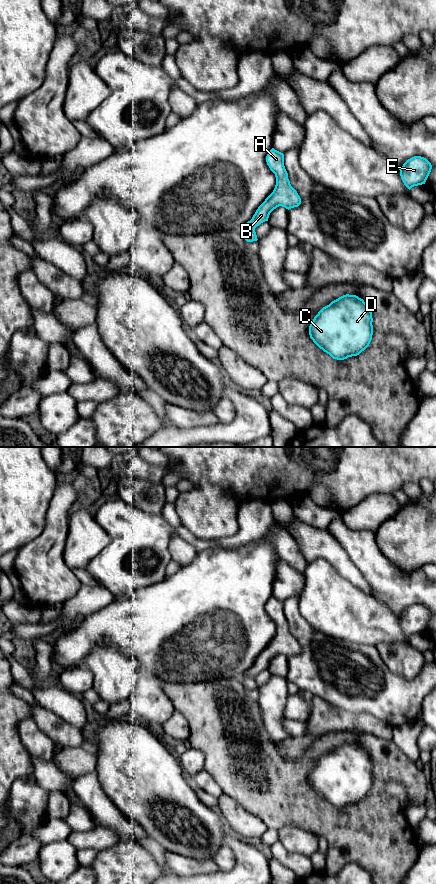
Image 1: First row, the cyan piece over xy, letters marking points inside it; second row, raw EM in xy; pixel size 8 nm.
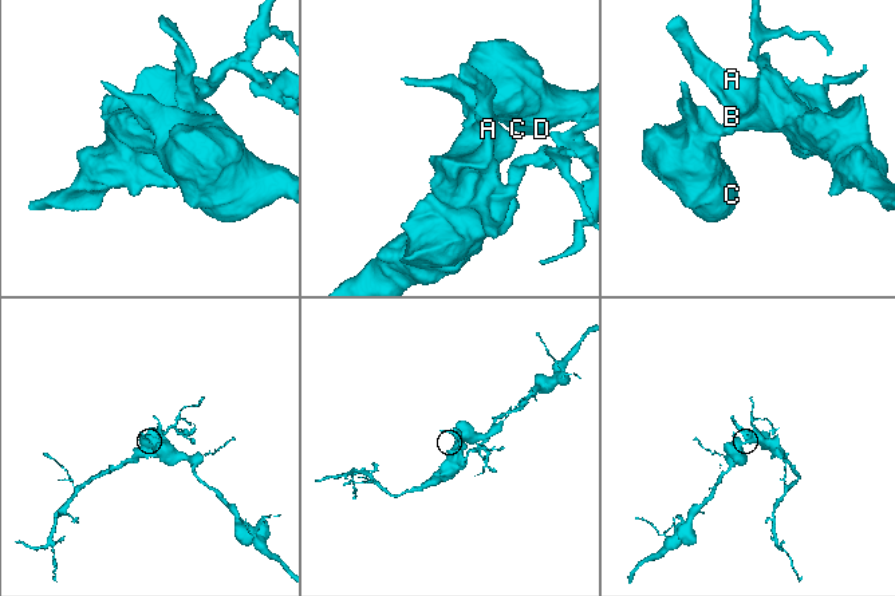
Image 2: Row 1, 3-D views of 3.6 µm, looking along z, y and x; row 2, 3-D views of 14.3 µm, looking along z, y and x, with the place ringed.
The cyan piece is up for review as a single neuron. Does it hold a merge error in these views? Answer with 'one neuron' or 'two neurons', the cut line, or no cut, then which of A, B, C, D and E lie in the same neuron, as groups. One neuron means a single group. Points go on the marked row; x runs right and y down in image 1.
two neurons; cut in xy along (254, 228), (243, 228), (241, 230); A B E / C D

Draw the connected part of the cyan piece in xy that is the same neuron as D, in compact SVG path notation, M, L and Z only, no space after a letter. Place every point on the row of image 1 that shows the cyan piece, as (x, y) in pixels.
M343 295L323 307L309 326L313 342L333 359L357 356L370 344L372 312L363 299Z

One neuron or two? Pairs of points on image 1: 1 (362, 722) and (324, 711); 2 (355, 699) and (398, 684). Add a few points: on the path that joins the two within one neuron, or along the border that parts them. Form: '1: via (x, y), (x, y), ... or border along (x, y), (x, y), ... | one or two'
1: via (353, 718), (333, 718) | one
2: via (366, 691), (387, 691) | one

